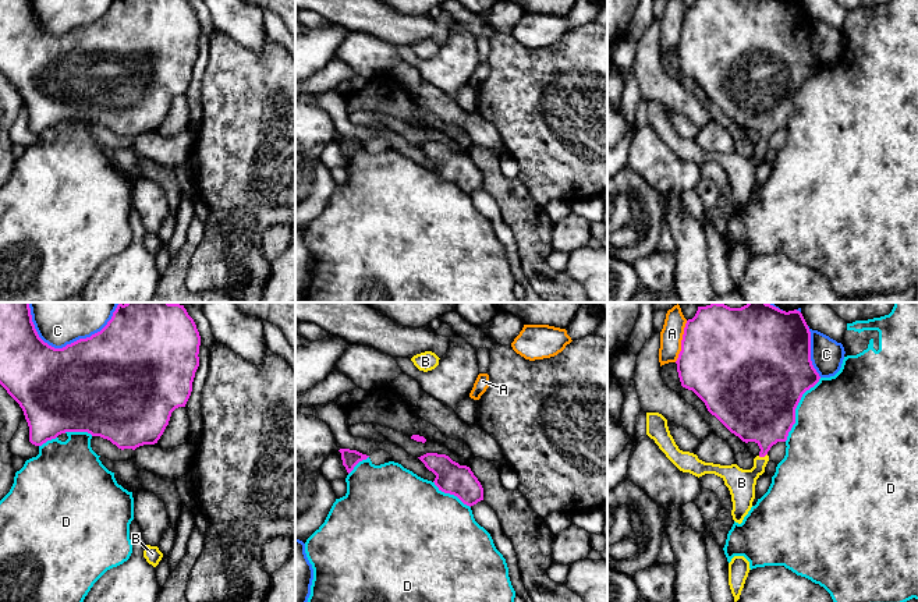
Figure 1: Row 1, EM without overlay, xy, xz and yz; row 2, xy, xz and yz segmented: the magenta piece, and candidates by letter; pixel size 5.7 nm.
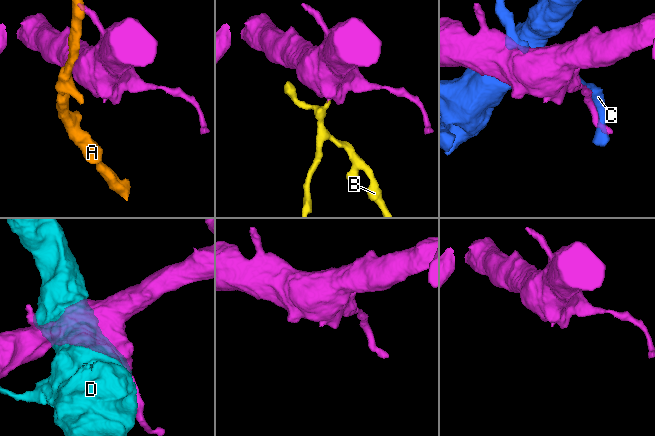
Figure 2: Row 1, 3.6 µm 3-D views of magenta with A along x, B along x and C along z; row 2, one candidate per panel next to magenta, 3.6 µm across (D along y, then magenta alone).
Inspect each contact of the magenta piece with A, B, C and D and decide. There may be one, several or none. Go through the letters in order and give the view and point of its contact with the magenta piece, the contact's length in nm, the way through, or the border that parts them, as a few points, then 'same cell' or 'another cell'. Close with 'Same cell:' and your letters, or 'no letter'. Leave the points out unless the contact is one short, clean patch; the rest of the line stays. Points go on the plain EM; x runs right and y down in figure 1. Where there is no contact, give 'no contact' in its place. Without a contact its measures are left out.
A: yz (681, 29) | 260 nm | another cell
B: yz (762, 144) | 60 nm | across yz (764, 101), (762, 144), (759, 153), (741, 170) | same cell
C: xy (67, 32) | 480 nm | another cell
D: yz (796, 95) | 420 nm | another cell
Same cell: B

